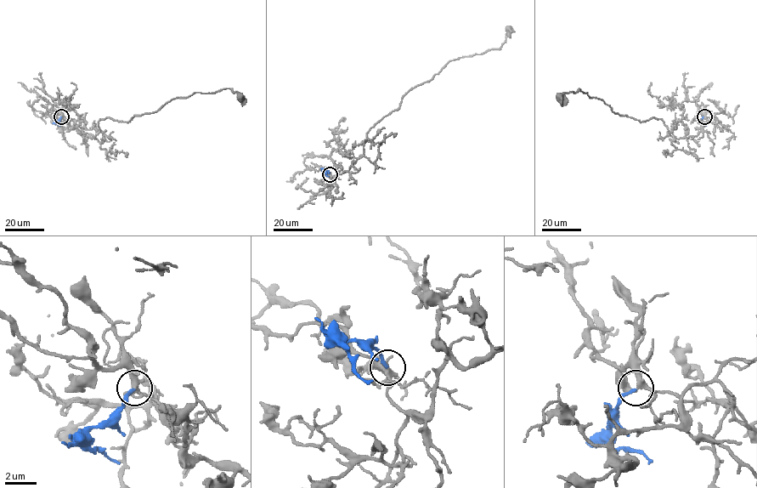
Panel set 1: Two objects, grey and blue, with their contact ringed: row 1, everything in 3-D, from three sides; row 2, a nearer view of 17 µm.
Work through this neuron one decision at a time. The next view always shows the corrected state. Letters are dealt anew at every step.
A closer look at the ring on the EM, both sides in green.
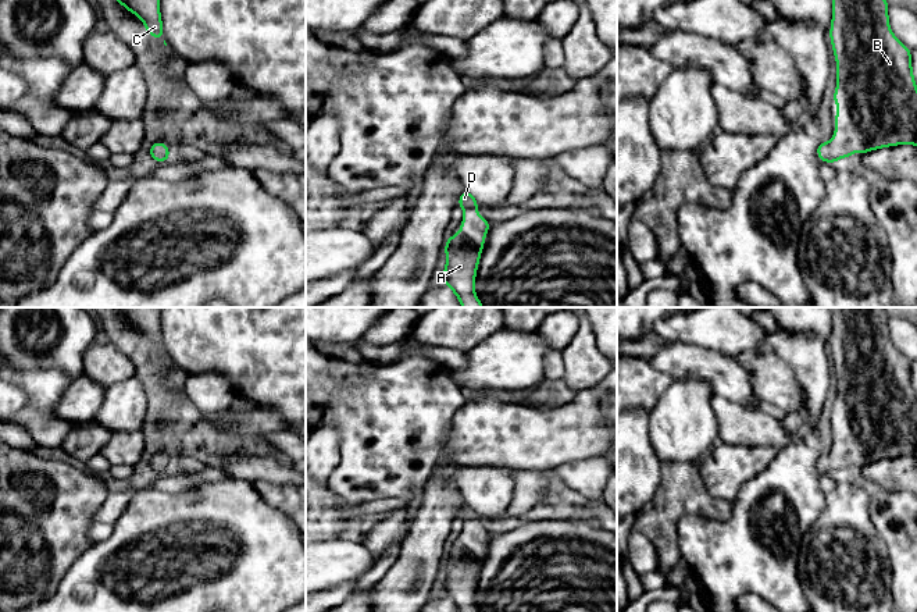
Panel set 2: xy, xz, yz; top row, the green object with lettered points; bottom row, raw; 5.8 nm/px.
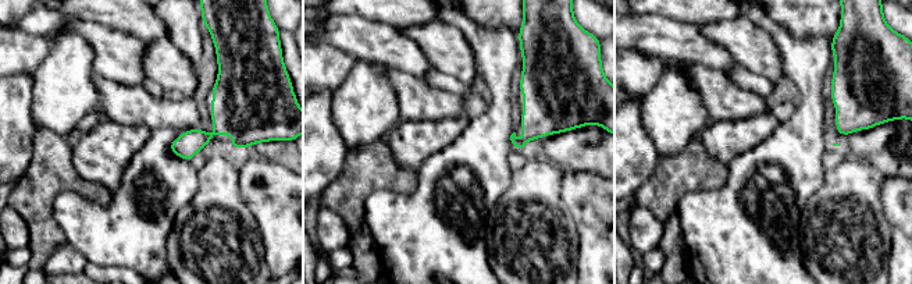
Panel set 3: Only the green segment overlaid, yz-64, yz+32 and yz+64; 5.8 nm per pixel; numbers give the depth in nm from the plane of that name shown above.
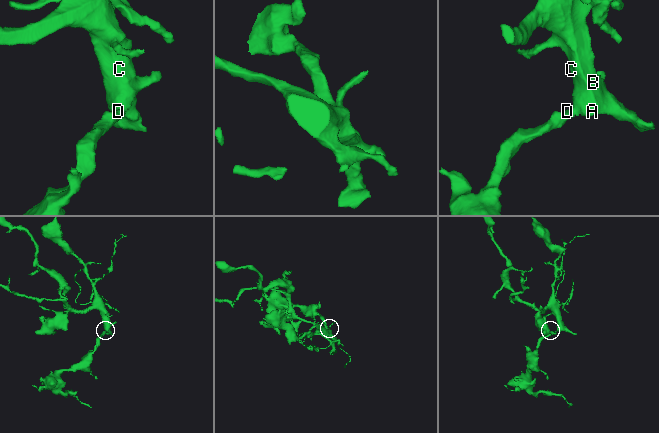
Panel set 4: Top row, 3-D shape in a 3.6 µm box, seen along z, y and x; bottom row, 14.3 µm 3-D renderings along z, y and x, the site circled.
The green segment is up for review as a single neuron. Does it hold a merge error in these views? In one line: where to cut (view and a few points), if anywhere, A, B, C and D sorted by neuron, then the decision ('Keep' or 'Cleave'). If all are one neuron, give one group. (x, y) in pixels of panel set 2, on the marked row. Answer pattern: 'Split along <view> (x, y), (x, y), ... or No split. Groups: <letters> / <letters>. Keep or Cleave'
No split. Groups: A B C D. Keep

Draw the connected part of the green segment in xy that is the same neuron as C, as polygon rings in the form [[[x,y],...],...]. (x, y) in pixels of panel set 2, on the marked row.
[[[117,0],[117,3],[142,19],[151,39],[160,38],[164,40],[160,0]]]

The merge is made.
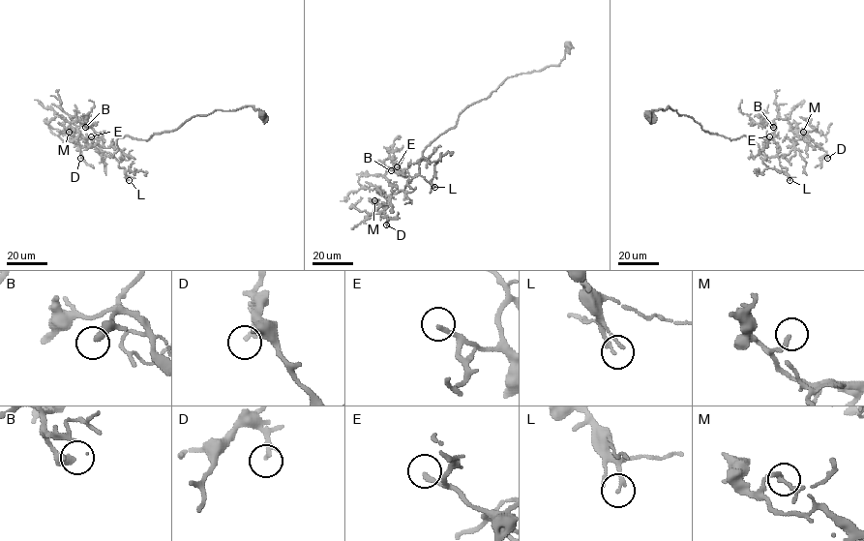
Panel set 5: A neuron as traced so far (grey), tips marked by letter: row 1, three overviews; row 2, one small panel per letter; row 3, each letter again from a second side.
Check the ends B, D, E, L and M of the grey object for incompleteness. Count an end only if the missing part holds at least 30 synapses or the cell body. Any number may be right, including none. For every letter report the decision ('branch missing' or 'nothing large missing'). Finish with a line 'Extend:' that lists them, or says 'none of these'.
B: nothing large missing
D: nothing large missing
E: branch missing
L: nothing large missing
M: nothing large missing
Extend: E

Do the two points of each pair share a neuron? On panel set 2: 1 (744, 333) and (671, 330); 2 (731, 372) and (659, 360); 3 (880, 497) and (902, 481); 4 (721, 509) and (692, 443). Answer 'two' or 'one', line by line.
1: one
2: one
3: two
4: two

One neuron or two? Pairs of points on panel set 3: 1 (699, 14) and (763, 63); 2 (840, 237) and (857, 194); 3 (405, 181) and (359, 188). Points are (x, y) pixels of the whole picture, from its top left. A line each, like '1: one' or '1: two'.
1: one
2: one
3: one

